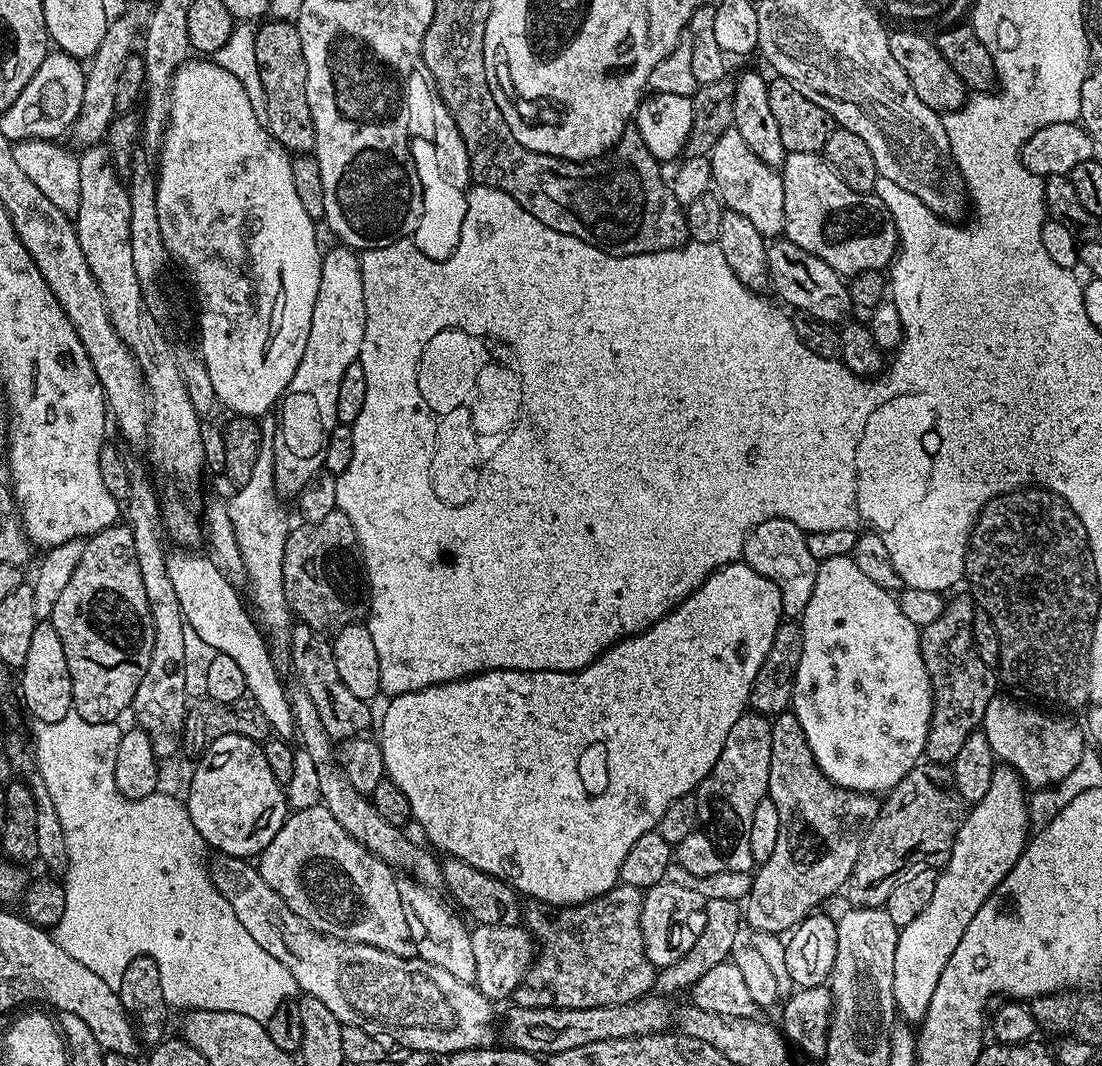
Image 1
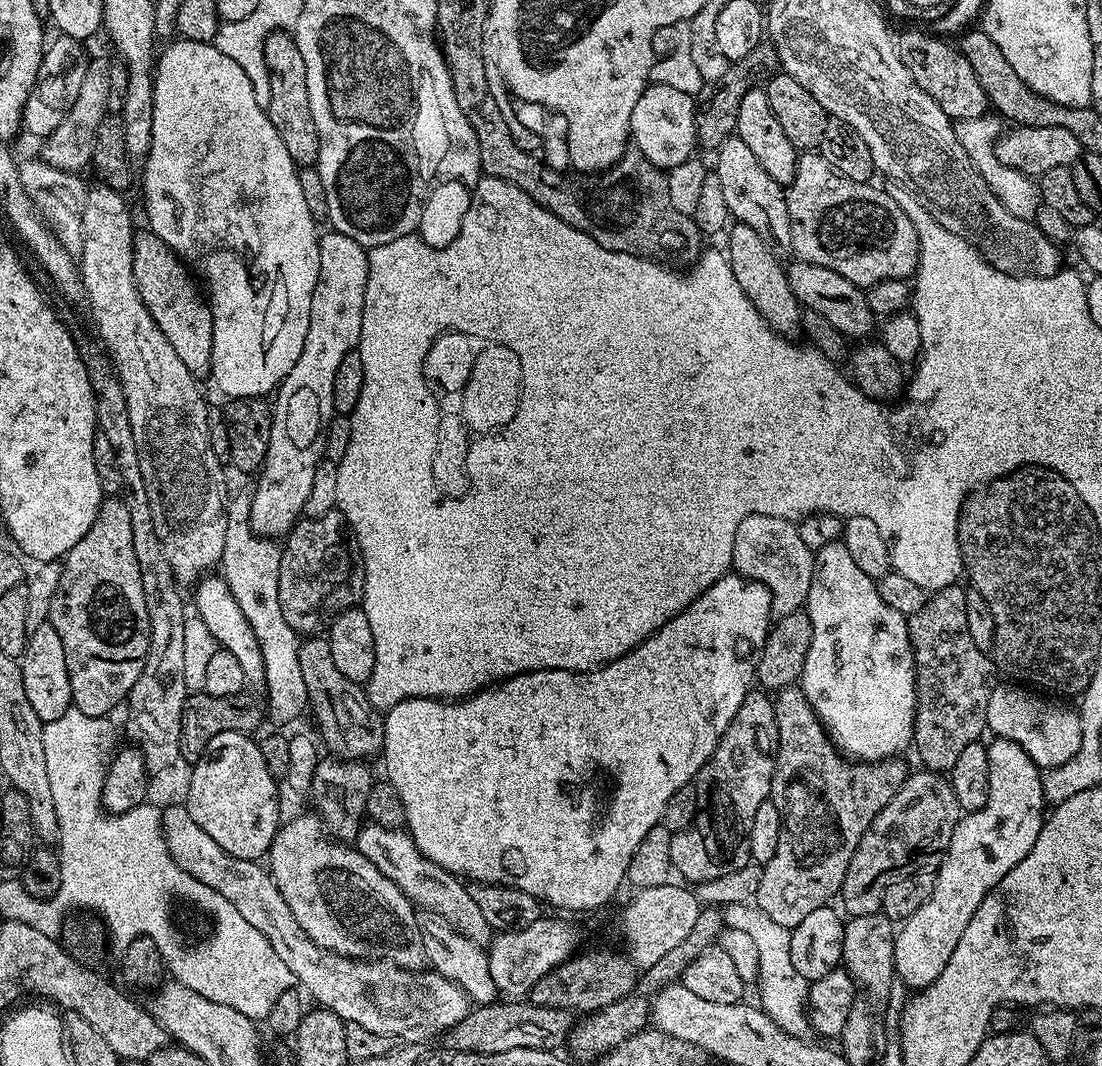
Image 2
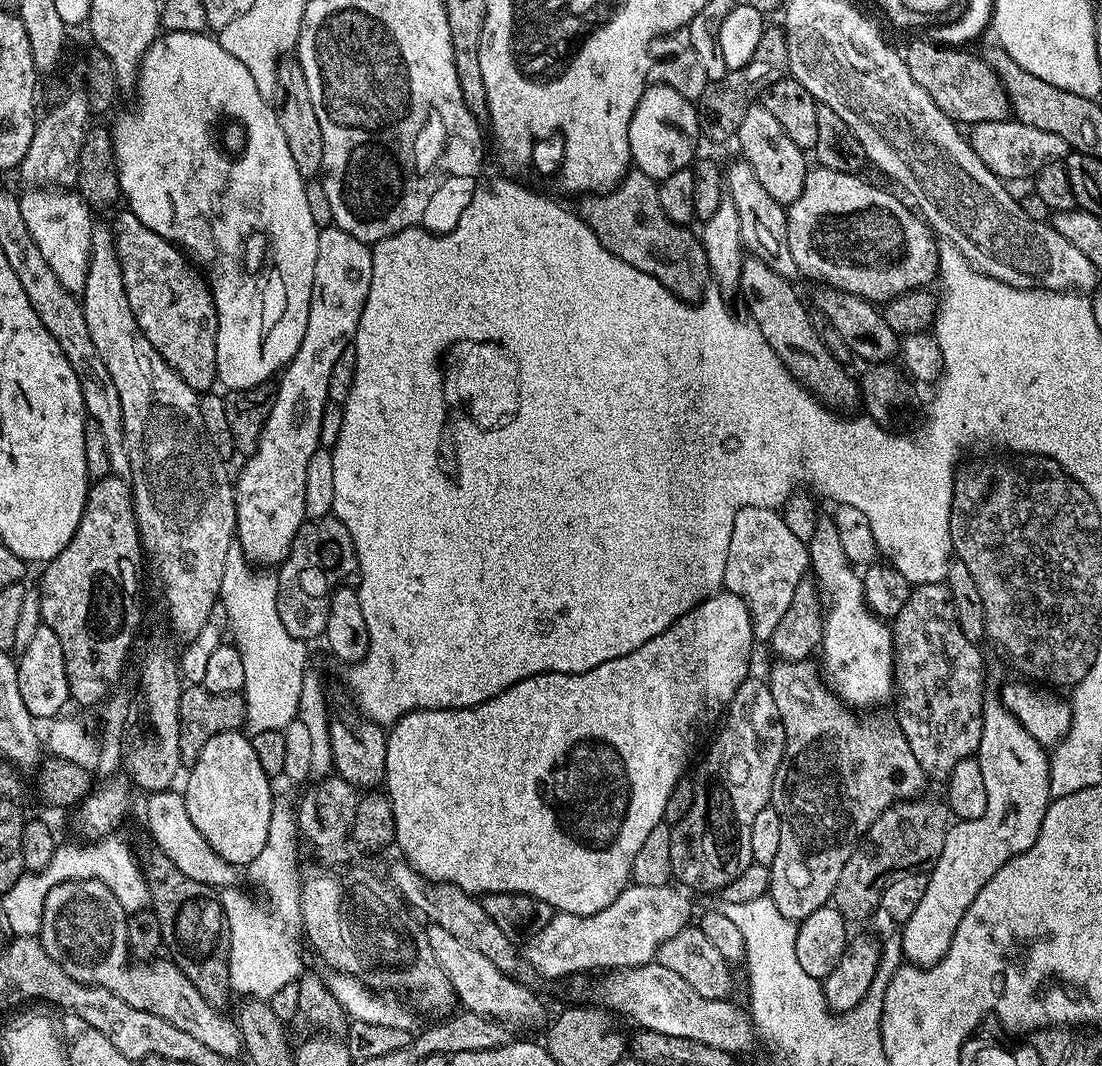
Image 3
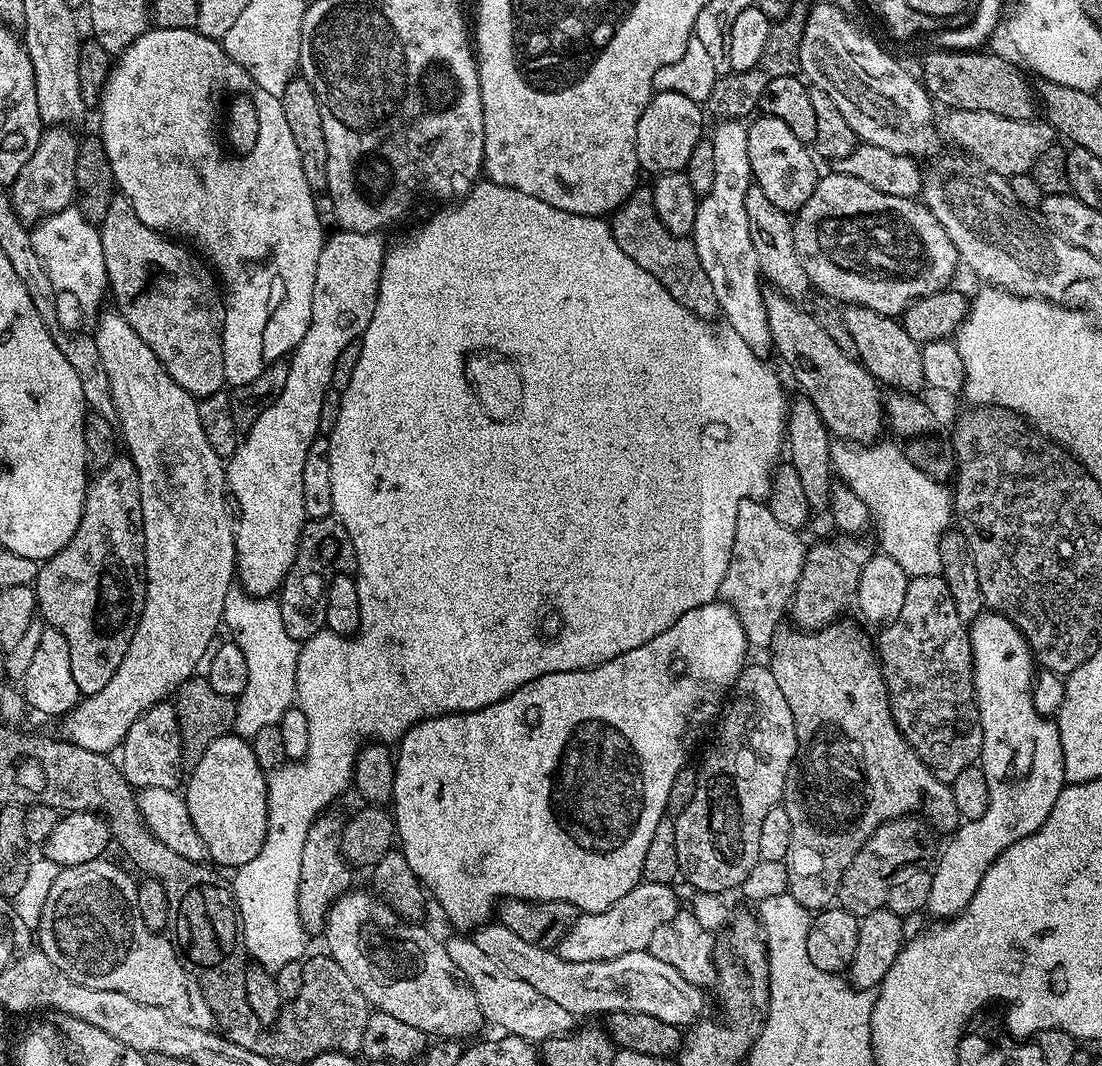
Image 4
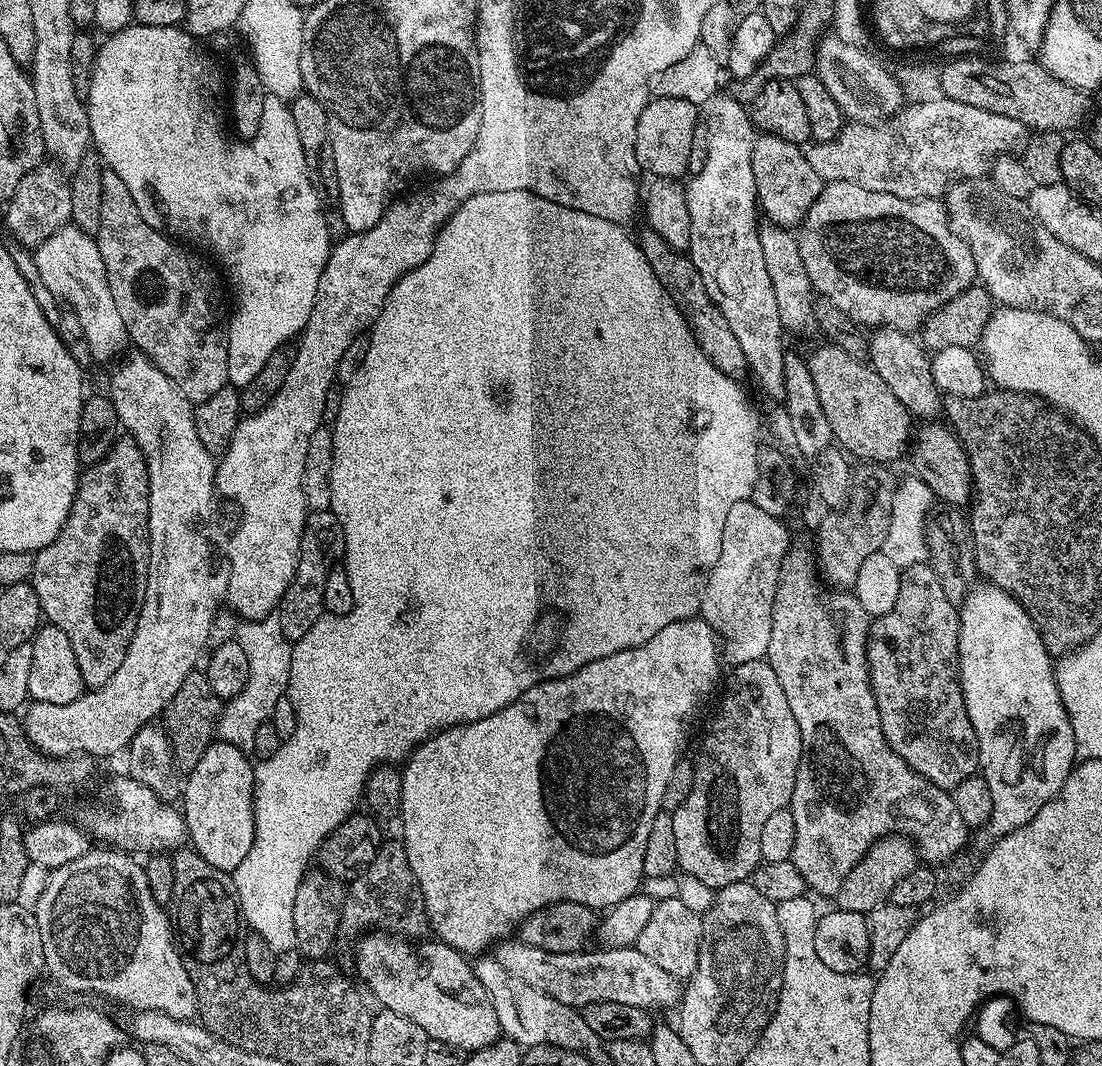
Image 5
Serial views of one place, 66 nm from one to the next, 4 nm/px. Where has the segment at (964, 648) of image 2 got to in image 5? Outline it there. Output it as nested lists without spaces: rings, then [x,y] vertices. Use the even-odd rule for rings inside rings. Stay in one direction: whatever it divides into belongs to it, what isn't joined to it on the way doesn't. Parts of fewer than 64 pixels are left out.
[[[931,563],[905,567],[900,578],[898,602],[894,610],[875,617],[868,625],[868,677],[878,702],[878,718],[882,718],[882,734],[908,767],[932,780],[934,786],[953,789],[967,776],[977,775],[980,751],[970,714],[966,714],[966,702],[960,685],[960,655],[958,634],[960,614],[957,605],[946,598],[934,574]]]

